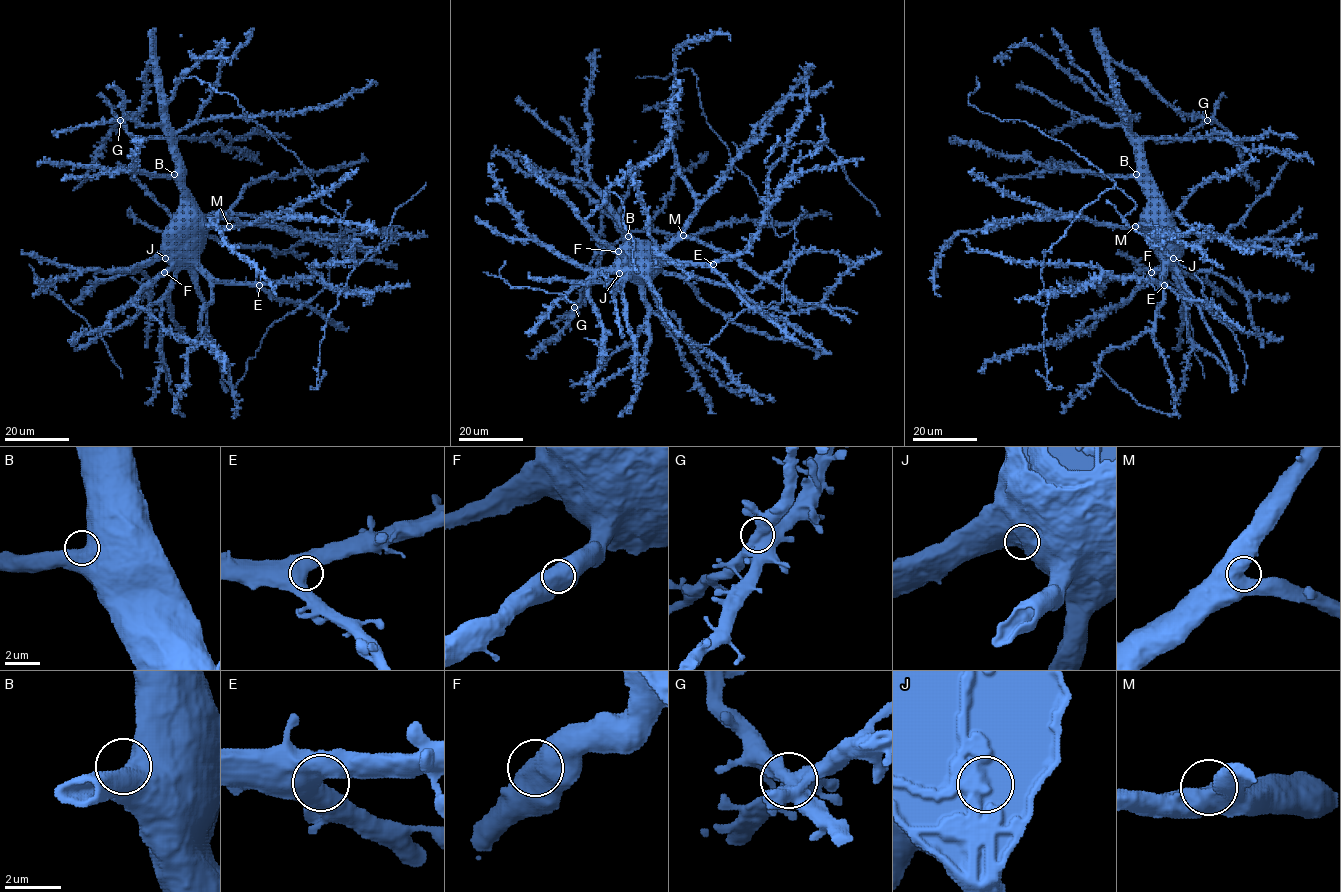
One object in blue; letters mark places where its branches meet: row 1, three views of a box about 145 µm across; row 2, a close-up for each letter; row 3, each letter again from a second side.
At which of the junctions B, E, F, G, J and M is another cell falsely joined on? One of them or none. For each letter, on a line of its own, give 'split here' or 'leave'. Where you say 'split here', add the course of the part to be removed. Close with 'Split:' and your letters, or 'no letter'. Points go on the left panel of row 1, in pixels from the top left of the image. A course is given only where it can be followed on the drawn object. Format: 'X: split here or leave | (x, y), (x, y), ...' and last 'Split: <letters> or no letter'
B: leave
E: leave
F: leave
G: leave
J: leave
M: leave
Split: no letter

